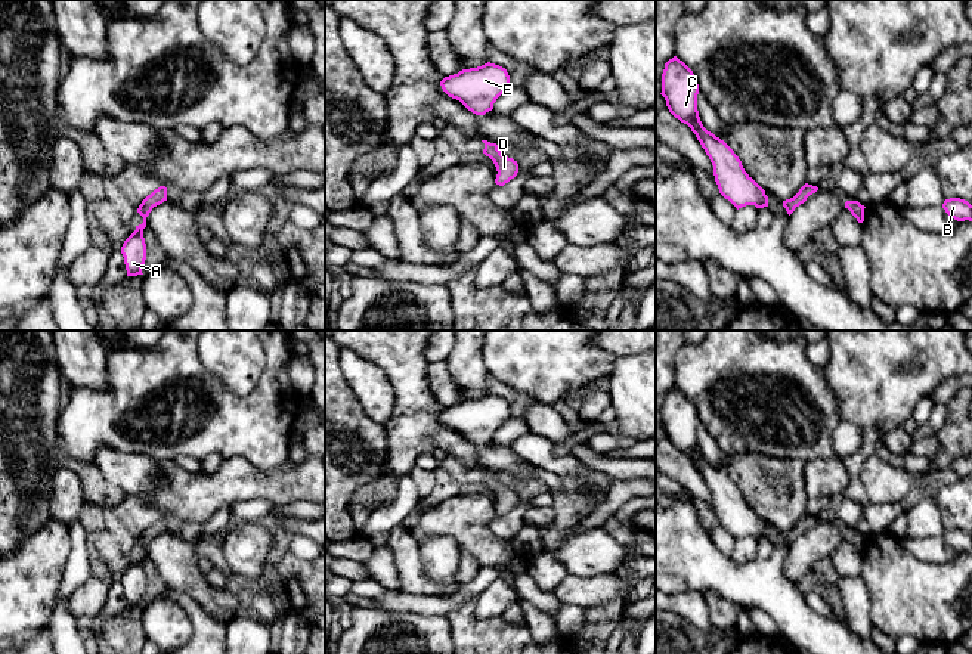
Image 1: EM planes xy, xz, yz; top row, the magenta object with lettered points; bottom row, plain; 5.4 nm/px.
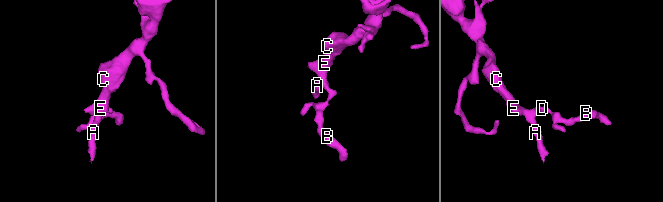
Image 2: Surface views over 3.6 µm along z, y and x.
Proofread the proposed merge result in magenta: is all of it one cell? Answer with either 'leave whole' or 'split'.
leave whole

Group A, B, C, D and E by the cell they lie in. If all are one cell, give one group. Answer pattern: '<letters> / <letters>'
A B C D E

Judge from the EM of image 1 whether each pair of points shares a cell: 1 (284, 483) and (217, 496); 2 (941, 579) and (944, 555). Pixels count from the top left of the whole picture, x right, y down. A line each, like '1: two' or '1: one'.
1: one
2: two

